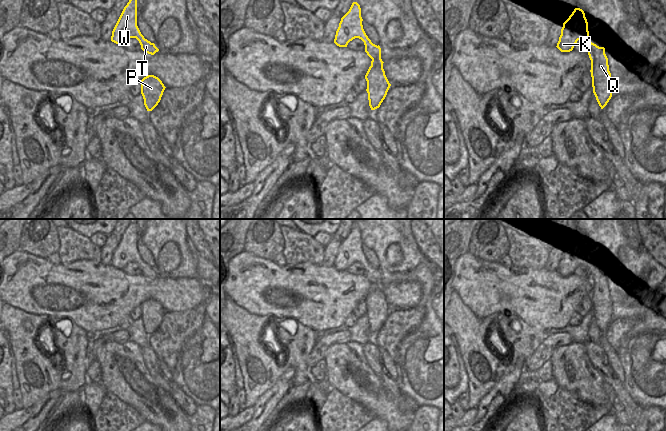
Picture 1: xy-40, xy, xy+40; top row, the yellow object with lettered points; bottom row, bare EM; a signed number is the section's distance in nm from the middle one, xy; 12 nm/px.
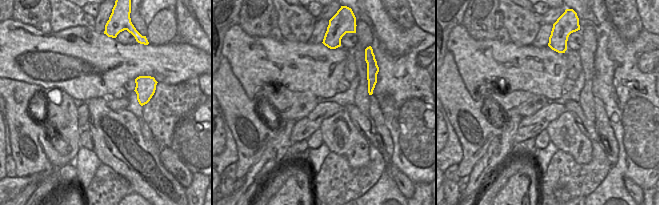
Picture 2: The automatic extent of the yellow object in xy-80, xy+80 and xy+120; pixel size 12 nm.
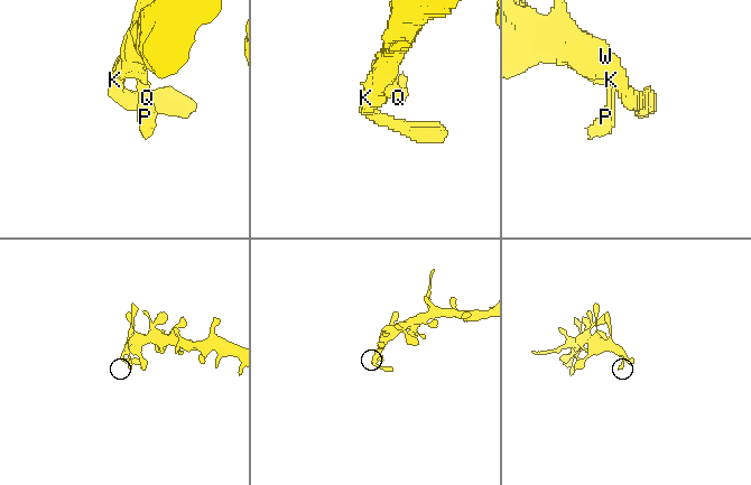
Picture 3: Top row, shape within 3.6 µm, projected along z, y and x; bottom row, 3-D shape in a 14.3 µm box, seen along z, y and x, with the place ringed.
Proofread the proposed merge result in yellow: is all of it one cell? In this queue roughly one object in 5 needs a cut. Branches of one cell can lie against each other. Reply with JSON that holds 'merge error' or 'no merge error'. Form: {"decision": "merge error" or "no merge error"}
{"decision": "no merge error"}

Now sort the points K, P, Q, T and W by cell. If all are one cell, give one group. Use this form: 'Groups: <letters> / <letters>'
Groups: K P Q T W

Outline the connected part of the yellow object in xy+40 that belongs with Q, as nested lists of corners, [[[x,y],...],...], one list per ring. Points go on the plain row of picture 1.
[[[575,232],[563,247],[556,271],[561,276],[570,276],[580,263],[586,264],[589,268],[588,279],[591,284],[590,296],[593,317],[599,330],[603,333],[612,321],[612,301],[609,295],[608,282],[604,271],[599,271],[591,266],[584,235],[580,232]]]

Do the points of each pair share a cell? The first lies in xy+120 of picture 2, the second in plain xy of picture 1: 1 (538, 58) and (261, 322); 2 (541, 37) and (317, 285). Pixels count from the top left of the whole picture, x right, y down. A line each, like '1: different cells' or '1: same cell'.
1: different cells
2: different cells

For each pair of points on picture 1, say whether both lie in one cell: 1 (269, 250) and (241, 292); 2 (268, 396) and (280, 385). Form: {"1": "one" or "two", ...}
{"1": "two", "2": "one"}

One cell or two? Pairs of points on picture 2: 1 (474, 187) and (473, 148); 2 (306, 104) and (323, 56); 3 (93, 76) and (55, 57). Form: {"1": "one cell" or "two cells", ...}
{"1": "two cells", "2": "two cells", "3": "one cell"}

